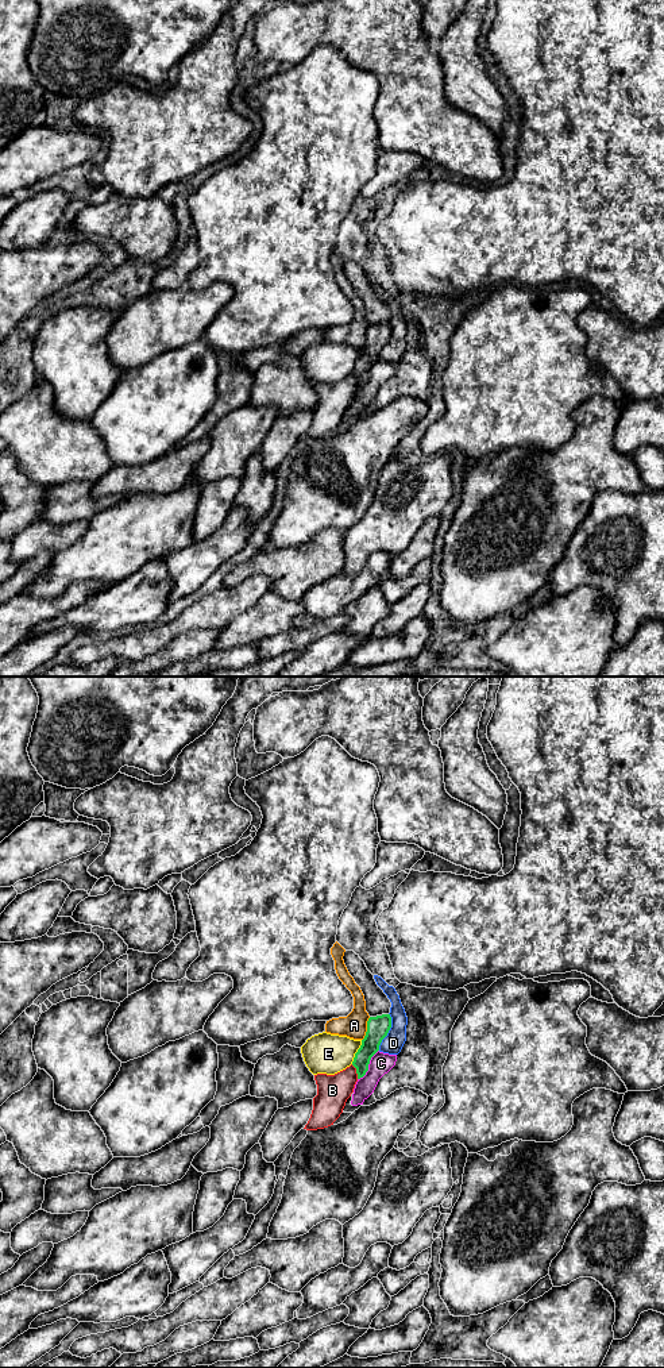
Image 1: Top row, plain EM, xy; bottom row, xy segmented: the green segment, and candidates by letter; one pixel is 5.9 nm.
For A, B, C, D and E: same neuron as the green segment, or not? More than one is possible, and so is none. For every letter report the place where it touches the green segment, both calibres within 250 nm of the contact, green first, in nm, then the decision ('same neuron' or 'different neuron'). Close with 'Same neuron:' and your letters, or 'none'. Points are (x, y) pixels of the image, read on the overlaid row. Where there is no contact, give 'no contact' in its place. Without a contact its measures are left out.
A: contact xy (367, 1029); calibres 130 and 150 nm; different neuron
B: contact xy (356, 1071); calibres 110 and 190 nm; different neuron
C: contact xy (367, 1066); calibres 130 and 130 nm; different neuron
D: contact xy (388, 1032); calibres 130 and 120 nm; different neuron
E: contact xy (356, 1052); calibres 130 and 240 nm; different neuron
Same neuron: none

